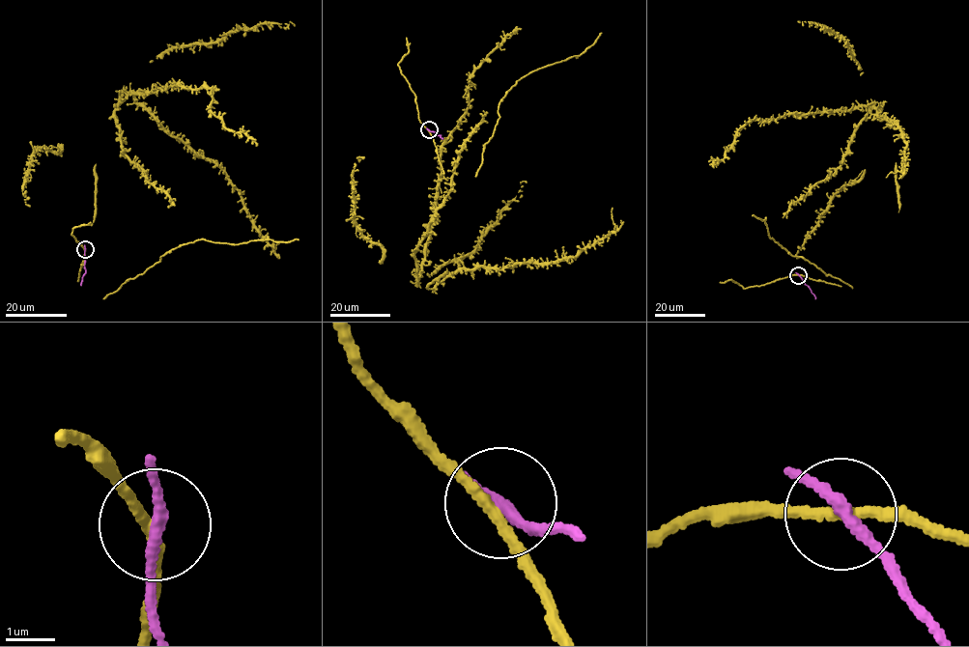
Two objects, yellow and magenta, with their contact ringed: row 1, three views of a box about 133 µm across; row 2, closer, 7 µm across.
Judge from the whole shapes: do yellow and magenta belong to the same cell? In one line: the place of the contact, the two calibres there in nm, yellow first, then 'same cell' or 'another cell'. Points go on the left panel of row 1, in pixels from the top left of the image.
place (85, 249); calibres 190 and 200 nm; another cell

